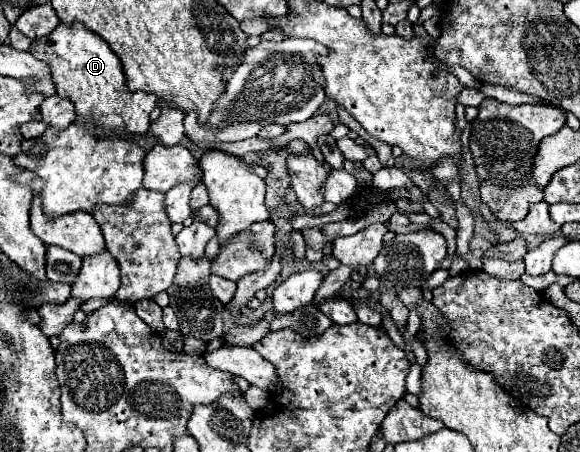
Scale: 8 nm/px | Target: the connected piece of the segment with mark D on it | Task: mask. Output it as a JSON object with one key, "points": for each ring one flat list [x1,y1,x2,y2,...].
{"points":[[72,22,70,26,58,24,48,36,32,42,30,54,48,66,56,94,72,100,78,116,84,116,106,130,126,130,132,134,148,132,150,112,154,110,158,96,130,92,120,58,82,22]]}

